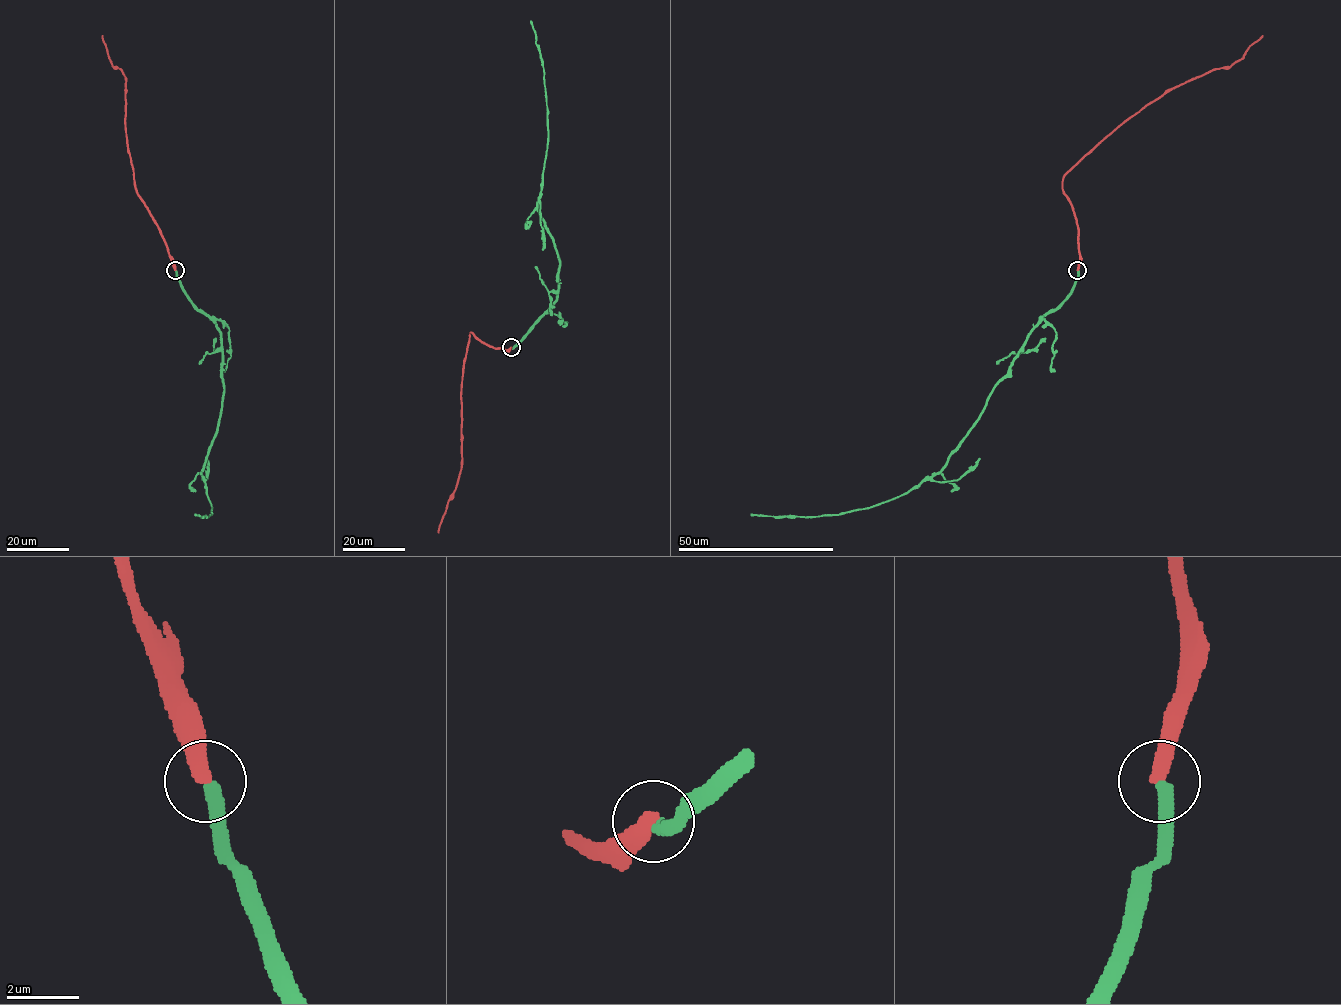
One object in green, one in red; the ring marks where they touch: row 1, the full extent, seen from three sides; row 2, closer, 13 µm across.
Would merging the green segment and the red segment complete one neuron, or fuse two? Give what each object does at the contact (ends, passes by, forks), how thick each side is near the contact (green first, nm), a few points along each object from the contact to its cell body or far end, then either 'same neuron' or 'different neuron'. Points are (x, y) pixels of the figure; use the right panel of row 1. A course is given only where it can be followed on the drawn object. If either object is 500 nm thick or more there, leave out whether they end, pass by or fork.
green ends there; red ends there; 380 nm thick on the green side, 440 nm on the other; green runs (1077, 270), (1068, 296), (1029, 334), (940, 471), (891, 499), (838, 514), (750, 513); red runs (1077, 270), (1078, 227), (1063, 191), (1062, 178), (1123, 123), (1168, 91), (1216, 69), (1228, 68), (1263, 35); different neuron

